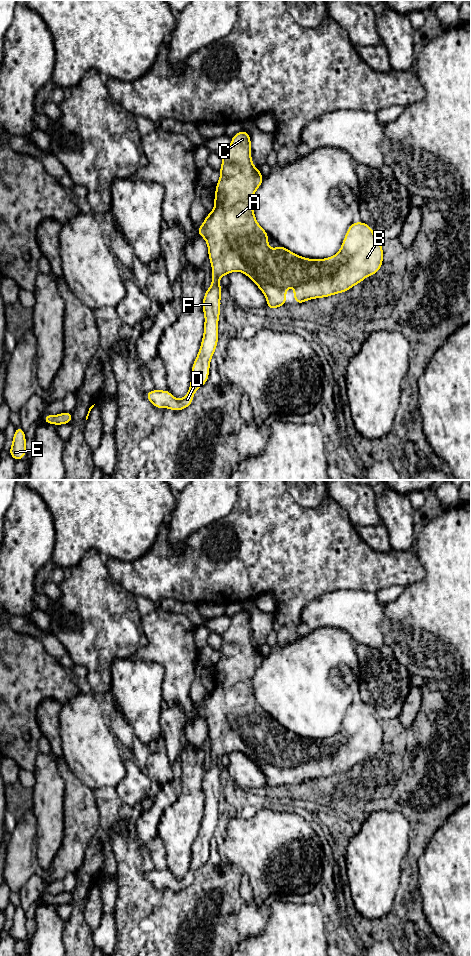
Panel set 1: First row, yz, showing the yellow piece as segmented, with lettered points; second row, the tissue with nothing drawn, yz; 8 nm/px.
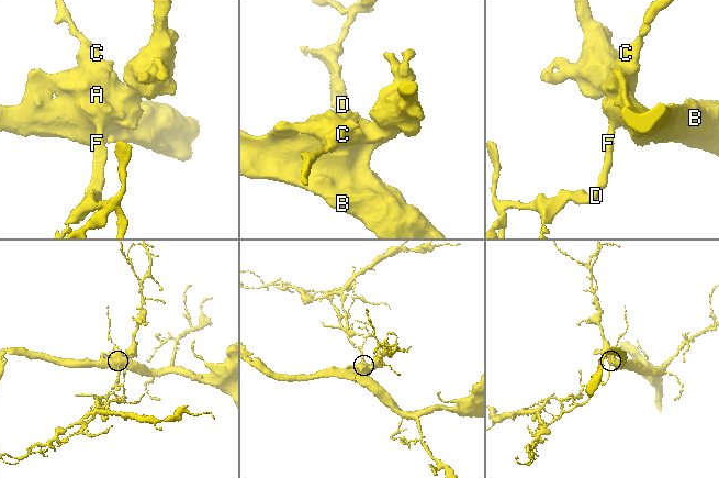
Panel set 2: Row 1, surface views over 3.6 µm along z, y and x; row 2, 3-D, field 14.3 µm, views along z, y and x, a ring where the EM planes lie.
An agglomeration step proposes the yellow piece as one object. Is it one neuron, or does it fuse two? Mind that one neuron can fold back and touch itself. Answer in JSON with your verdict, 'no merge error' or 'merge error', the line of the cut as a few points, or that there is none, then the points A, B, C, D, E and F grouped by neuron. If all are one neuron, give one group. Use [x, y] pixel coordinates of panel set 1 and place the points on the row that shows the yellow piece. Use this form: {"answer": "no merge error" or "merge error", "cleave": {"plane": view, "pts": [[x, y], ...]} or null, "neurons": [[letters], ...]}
{"answer": "no merge error", "cleave": null, "neurons": [["A", "B", "C", "D", "E", "F"]]}

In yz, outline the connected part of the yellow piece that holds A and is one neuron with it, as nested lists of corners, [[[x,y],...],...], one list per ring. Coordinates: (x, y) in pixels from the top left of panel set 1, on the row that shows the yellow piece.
[[[241,130],[231,138],[231,144],[227,151],[222,155],[222,165],[220,168],[220,178],[215,185],[216,192],[214,196],[214,209],[207,214],[203,224],[197,228],[198,235],[203,237],[207,242],[208,256],[212,266],[212,283],[208,290],[205,290],[202,309],[204,312],[204,334],[202,343],[198,351],[198,355],[192,364],[192,377],[190,387],[187,394],[181,399],[176,399],[167,390],[150,390],[146,392],[146,398],[155,408],[169,408],[175,412],[189,407],[193,402],[195,392],[201,388],[209,377],[210,361],[216,350],[219,339],[218,320],[220,317],[221,308],[221,284],[219,279],[226,276],[228,273],[240,271],[248,276],[257,287],[263,292],[266,297],[269,310],[275,310],[279,306],[285,306],[286,289],[289,286],[294,288],[294,302],[301,304],[305,301],[329,297],[334,294],[347,292],[353,286],[362,282],[366,277],[376,274],[382,266],[383,248],[380,241],[374,234],[373,229],[364,222],[353,222],[348,228],[341,248],[337,254],[325,259],[308,259],[299,256],[292,251],[286,249],[281,244],[278,244],[277,249],[270,249],[268,243],[269,234],[258,224],[254,215],[252,199],[256,190],[263,182],[263,176],[259,169],[253,165],[251,159],[251,138],[246,130]]]

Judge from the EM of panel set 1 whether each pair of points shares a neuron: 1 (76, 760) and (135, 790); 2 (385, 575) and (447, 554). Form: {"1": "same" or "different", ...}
{"1": "same", "2": "different"}

